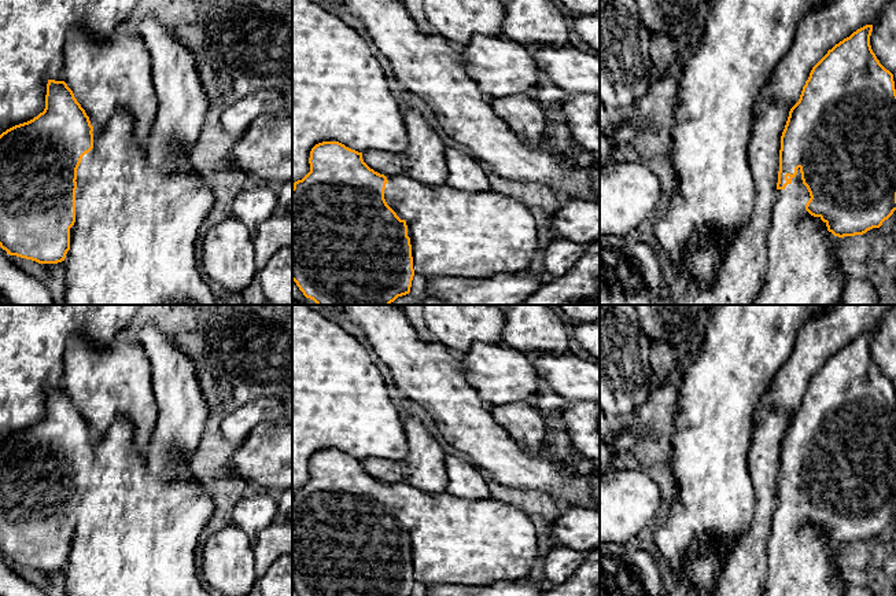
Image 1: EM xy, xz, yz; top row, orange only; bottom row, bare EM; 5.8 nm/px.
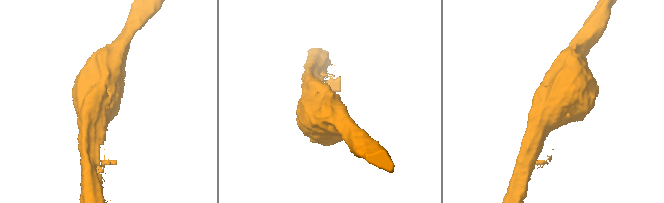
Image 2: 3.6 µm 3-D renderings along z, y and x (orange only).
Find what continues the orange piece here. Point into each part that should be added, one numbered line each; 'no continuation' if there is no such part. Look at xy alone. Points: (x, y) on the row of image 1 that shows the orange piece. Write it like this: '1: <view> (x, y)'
1: xy (133, 241)

